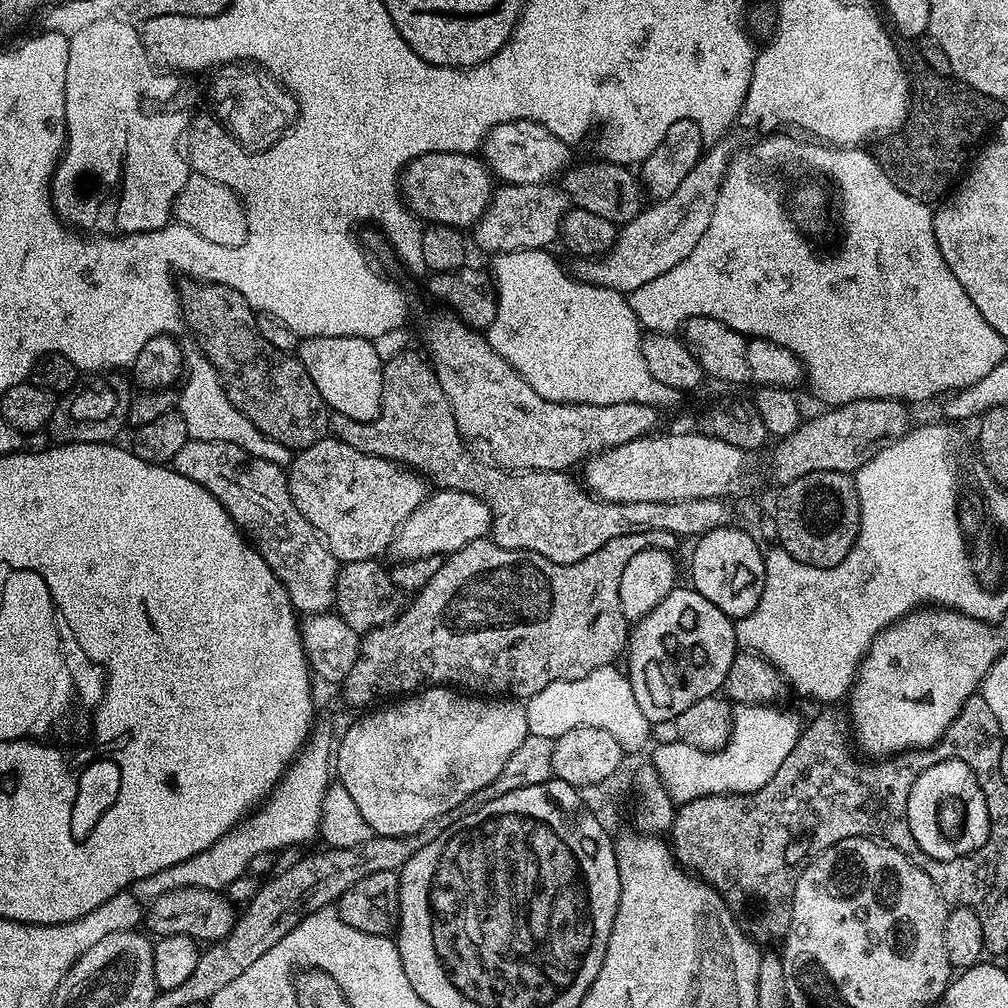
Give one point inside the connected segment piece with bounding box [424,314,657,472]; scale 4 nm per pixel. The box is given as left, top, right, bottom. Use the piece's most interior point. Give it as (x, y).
(492, 404)

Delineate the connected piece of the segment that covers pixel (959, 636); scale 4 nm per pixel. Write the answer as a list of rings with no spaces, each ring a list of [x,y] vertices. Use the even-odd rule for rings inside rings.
[[[938,606],[917,609],[916,612],[903,616],[901,620],[891,624],[888,628],[883,628],[874,638],[868,652],[864,654],[864,659],[856,671],[855,680],[846,696],[846,711],[850,717],[851,735],[854,737],[855,747],[868,758],[891,758],[901,752],[930,748],[944,739],[944,732],[954,722],[955,716],[962,710],[963,704],[971,696],[977,695],[978,689],[988,671],[994,666],[994,662],[998,657],[1005,655],[1004,636],[996,628],[999,627],[991,626],[987,621],[970,619],[952,609],[942,609]]]

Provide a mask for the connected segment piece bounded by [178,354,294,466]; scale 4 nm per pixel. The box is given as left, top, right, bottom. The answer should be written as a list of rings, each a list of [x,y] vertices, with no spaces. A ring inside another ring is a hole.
[[[202,354],[195,355],[187,357],[186,379],[178,392],[178,411],[186,422],[189,437],[210,442],[230,442],[242,446],[242,450],[246,450],[251,456],[257,456],[266,462],[274,462],[281,466],[291,464],[293,449],[274,442],[265,432],[259,432],[250,422],[250,418],[243,416],[234,406],[234,402],[226,399],[224,388],[218,383],[212,363]]]

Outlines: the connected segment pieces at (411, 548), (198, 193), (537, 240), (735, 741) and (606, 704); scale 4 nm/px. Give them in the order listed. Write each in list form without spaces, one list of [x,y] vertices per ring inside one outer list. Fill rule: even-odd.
[[[453,488],[436,490],[420,503],[418,510],[410,514],[396,531],[390,549],[397,561],[413,560],[430,554],[456,552],[475,540],[485,539],[492,526],[492,515],[486,505],[474,494],[459,492]]]
[[[194,164],[188,170],[184,185],[177,195],[172,196],[170,212],[171,223],[193,231],[201,240],[207,240],[208,244],[228,247],[228,252],[244,249],[253,236],[252,208],[247,198],[233,192],[227,181],[219,181],[206,171],[202,174],[202,170],[196,170]],[[206,174],[209,174],[208,178],[204,178]]]
[[[555,183],[504,184],[492,194],[482,218],[471,229],[470,236],[484,252],[499,254],[518,250],[547,249],[548,244],[557,243],[562,218],[568,213],[570,201],[563,187]]]
[[[736,704],[732,712],[732,734],[723,749],[708,753],[692,747],[696,768],[704,764],[704,776],[680,776],[680,784],[688,788],[688,792],[680,792],[680,796],[688,796],[688,801],[693,801],[704,796],[757,792],[778,772],[801,731],[801,724],[787,720],[775,705]]]
[[[616,666],[599,668],[586,678],[550,682],[550,686],[538,690],[538,694],[527,697],[526,707],[529,733],[542,738],[555,740],[557,736],[566,734],[566,730],[594,726],[606,730],[606,734],[614,734],[618,746],[622,746],[626,754],[632,754],[642,751],[652,736],[653,725],[646,714],[642,714],[627,675]]]

